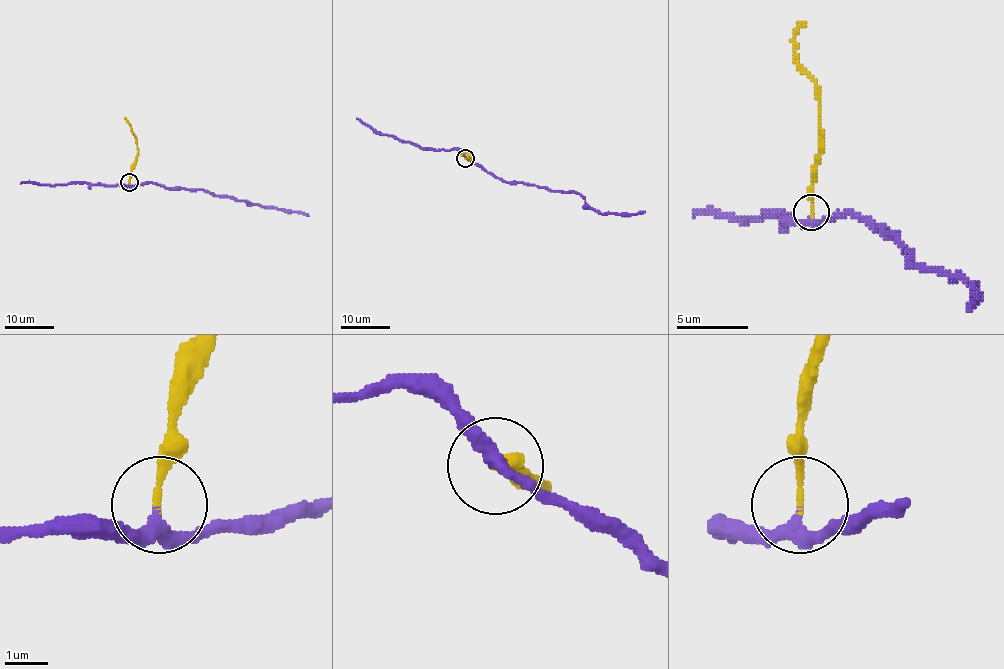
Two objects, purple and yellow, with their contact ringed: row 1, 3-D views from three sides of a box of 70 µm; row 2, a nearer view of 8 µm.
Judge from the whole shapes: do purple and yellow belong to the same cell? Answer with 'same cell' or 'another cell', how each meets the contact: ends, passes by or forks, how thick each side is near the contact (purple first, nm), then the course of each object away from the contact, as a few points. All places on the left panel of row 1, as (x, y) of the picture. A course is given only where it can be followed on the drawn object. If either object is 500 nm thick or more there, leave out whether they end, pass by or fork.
same cell; purple passes by; yellow ends; calibres 280 and 160 nm; course purple (129, 182), (154, 182), (170, 189), (198, 189), (309, 216); course yellow (129, 182), (138, 148), (131, 125), (125, 117)

